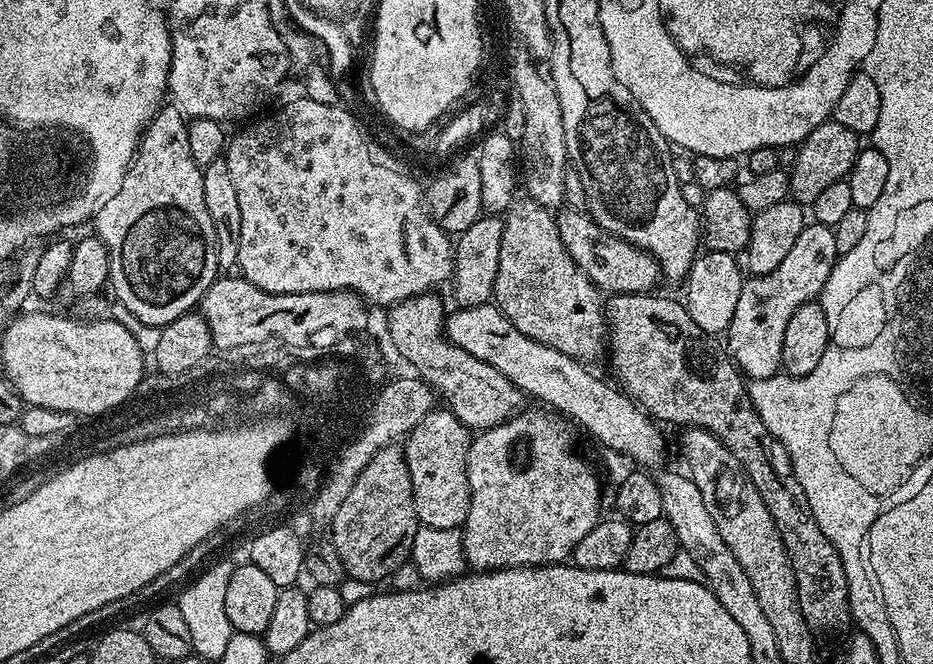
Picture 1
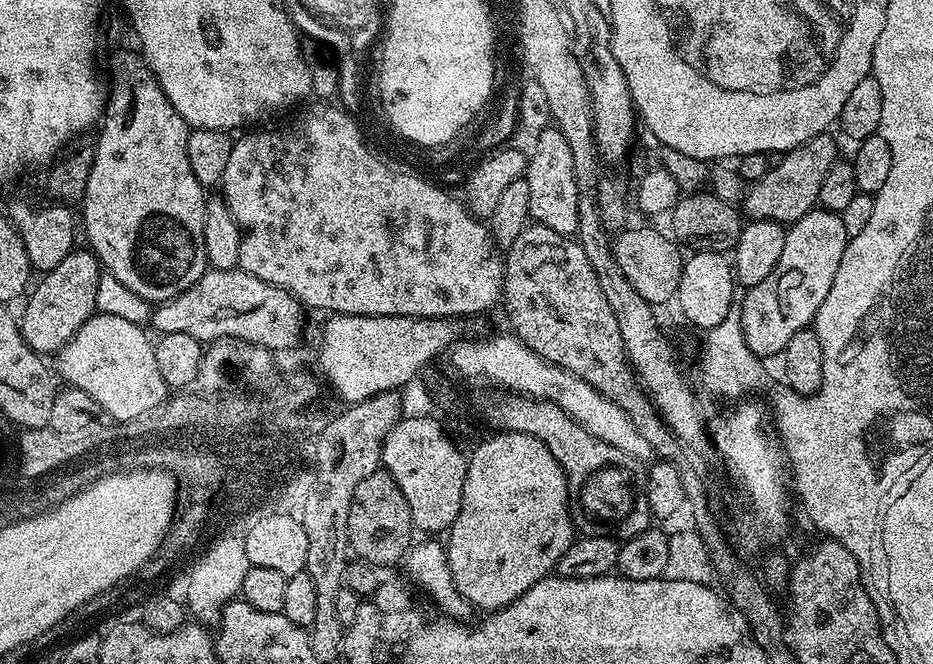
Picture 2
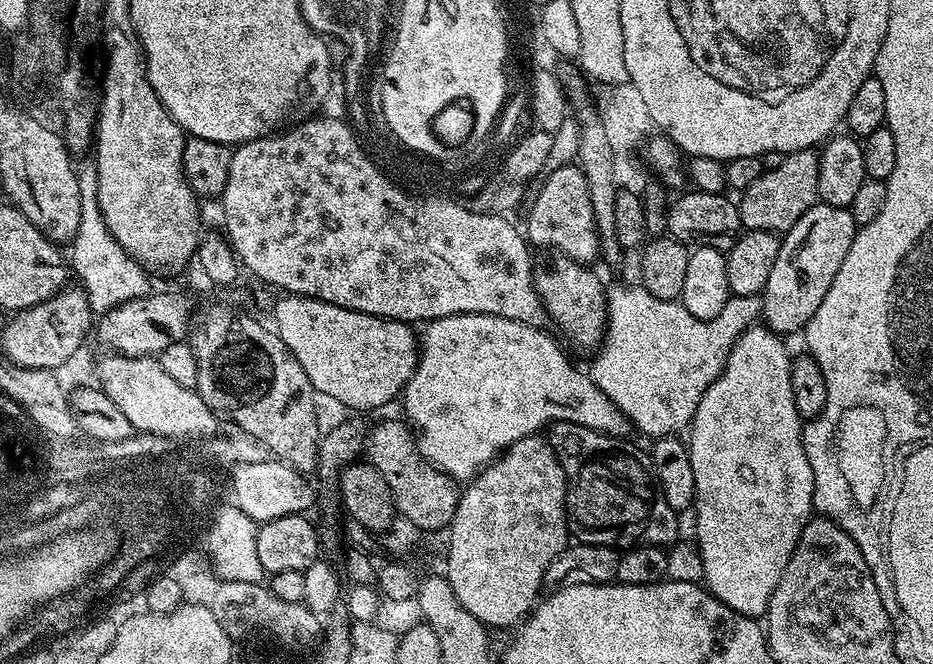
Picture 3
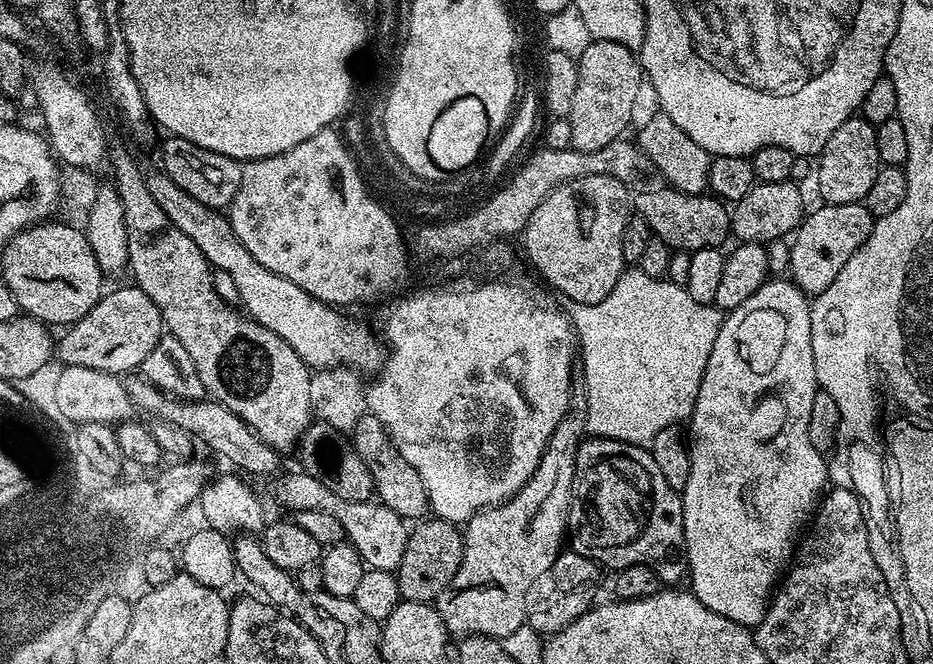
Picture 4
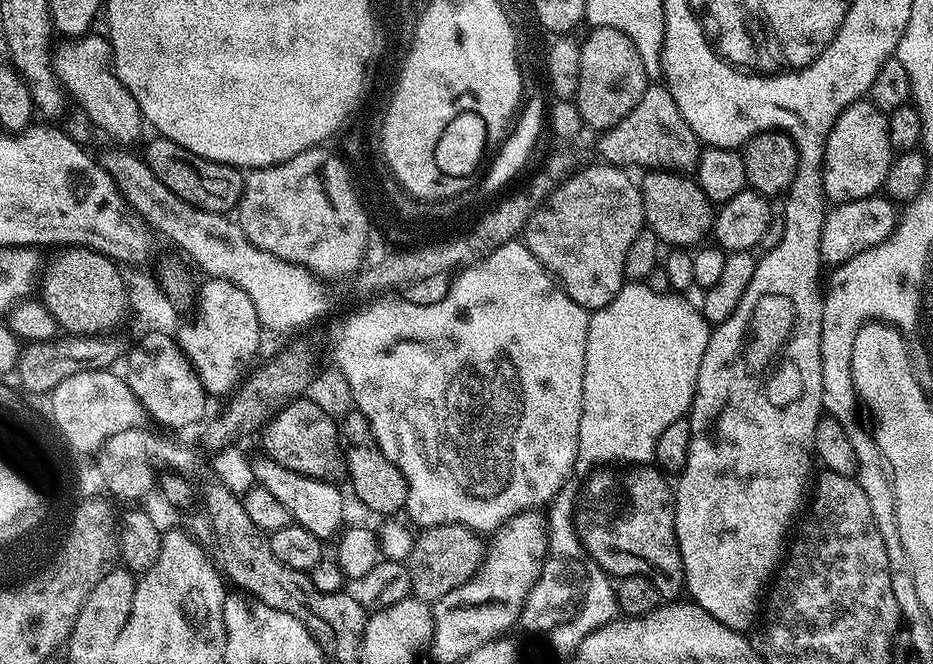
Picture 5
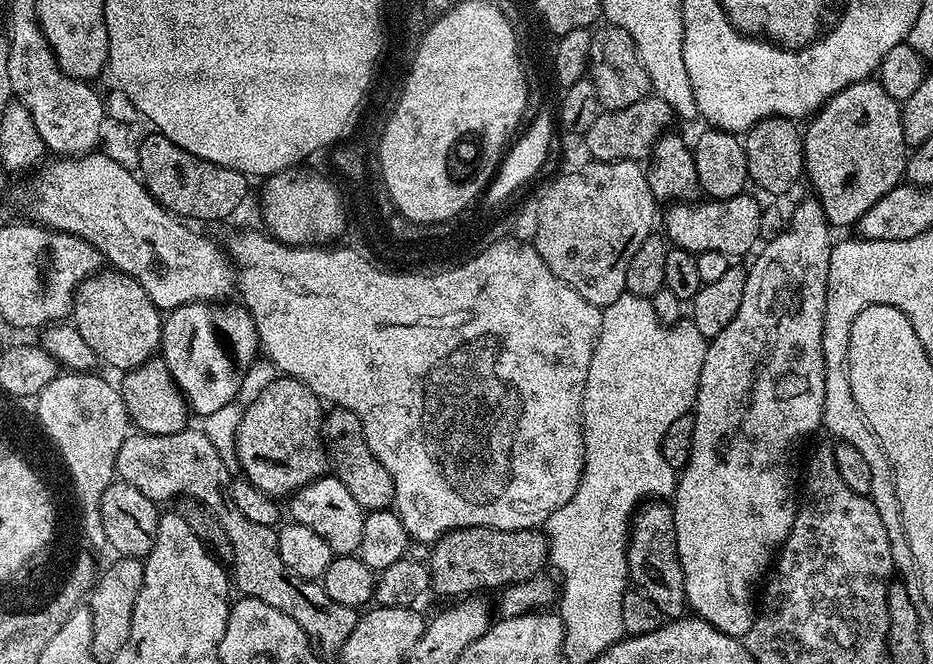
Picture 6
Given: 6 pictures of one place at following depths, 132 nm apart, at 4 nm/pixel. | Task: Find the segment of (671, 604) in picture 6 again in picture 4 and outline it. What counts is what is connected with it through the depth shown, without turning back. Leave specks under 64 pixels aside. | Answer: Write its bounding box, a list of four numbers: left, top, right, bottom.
[566,436,688,586]

